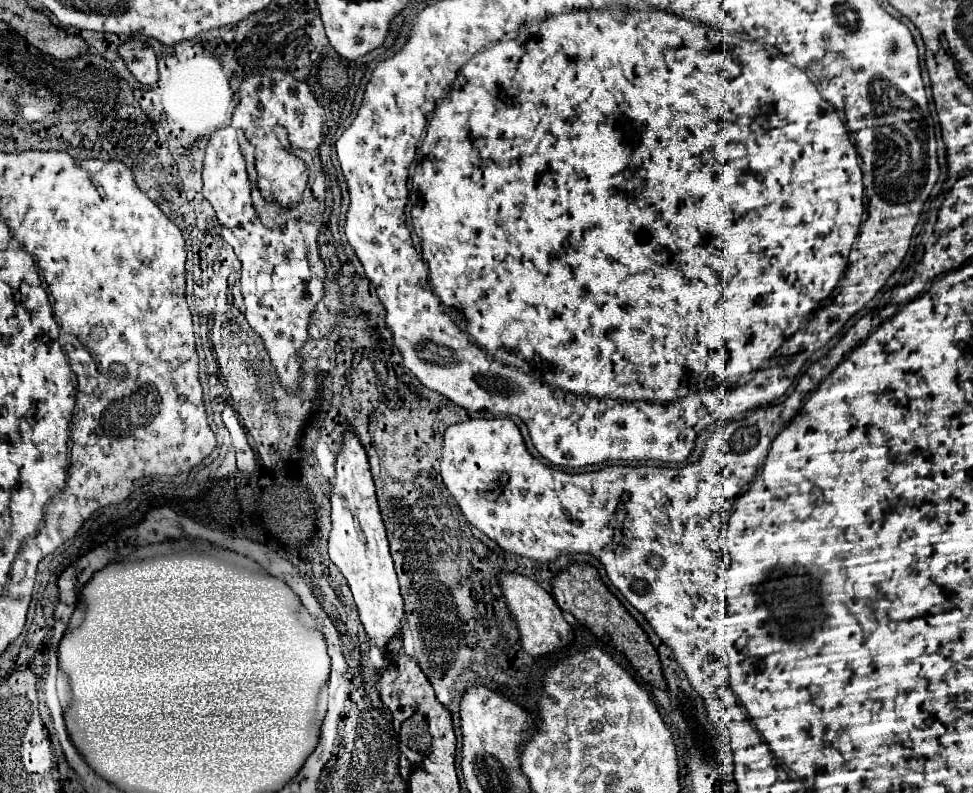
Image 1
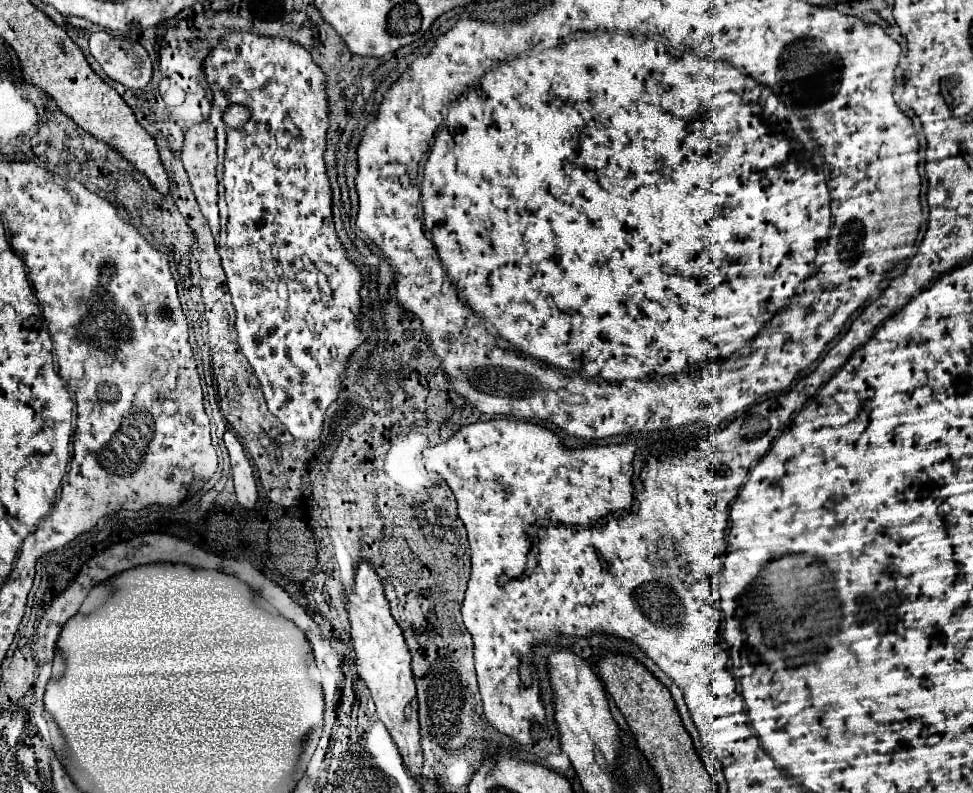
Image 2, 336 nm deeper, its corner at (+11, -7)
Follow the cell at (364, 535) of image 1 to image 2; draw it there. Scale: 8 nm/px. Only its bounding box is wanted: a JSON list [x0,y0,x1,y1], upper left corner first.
[346,561,422,777]

